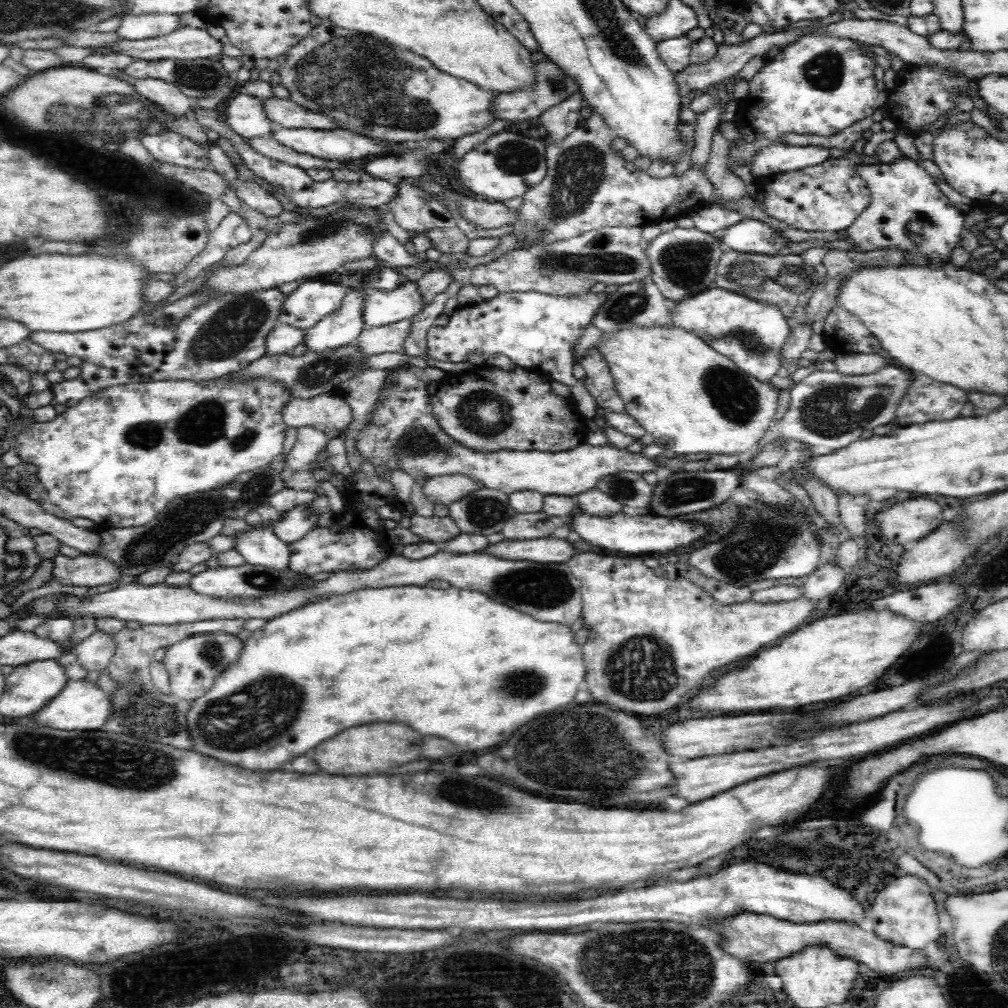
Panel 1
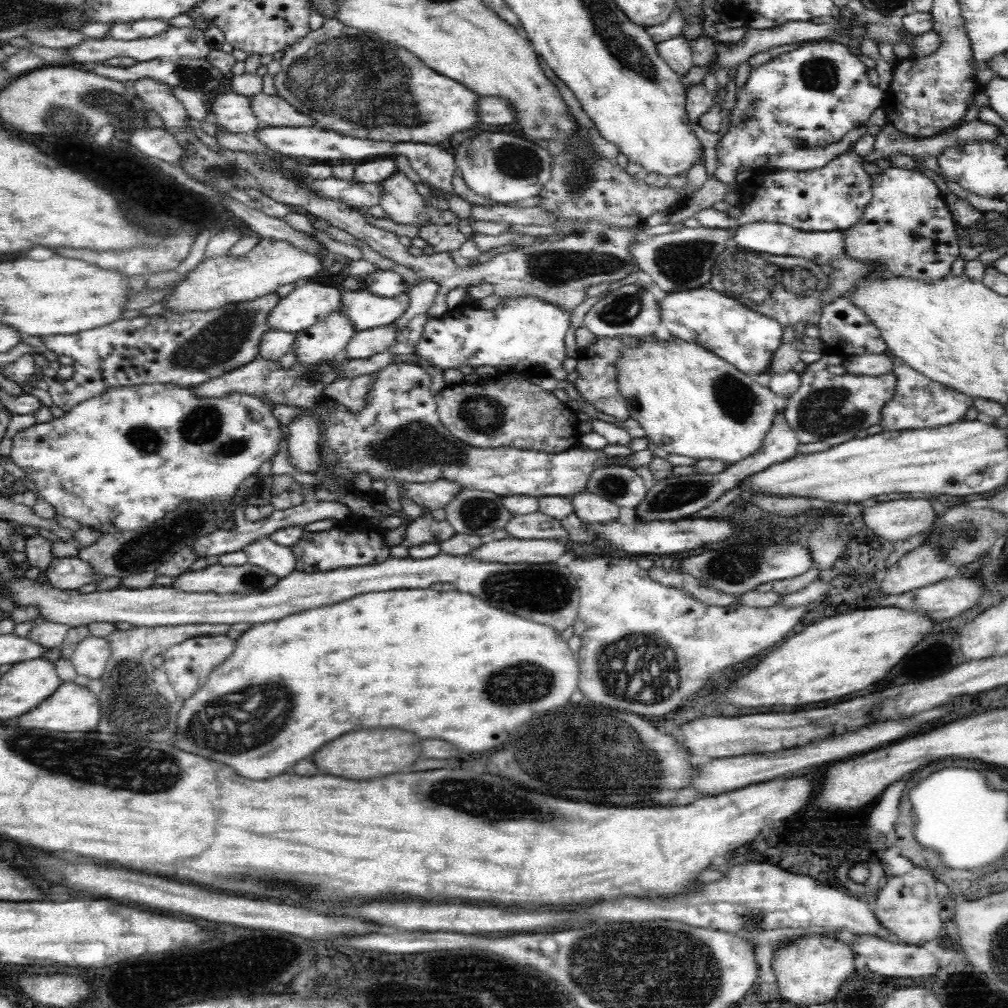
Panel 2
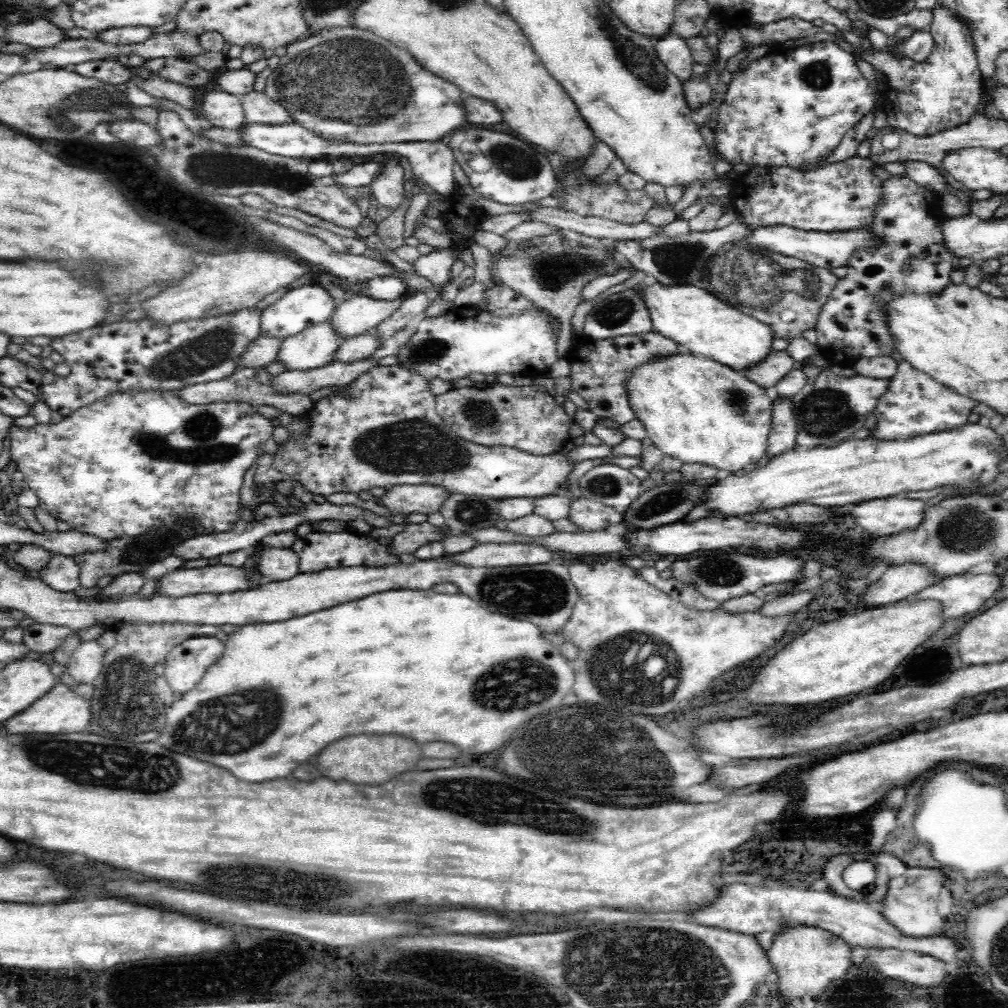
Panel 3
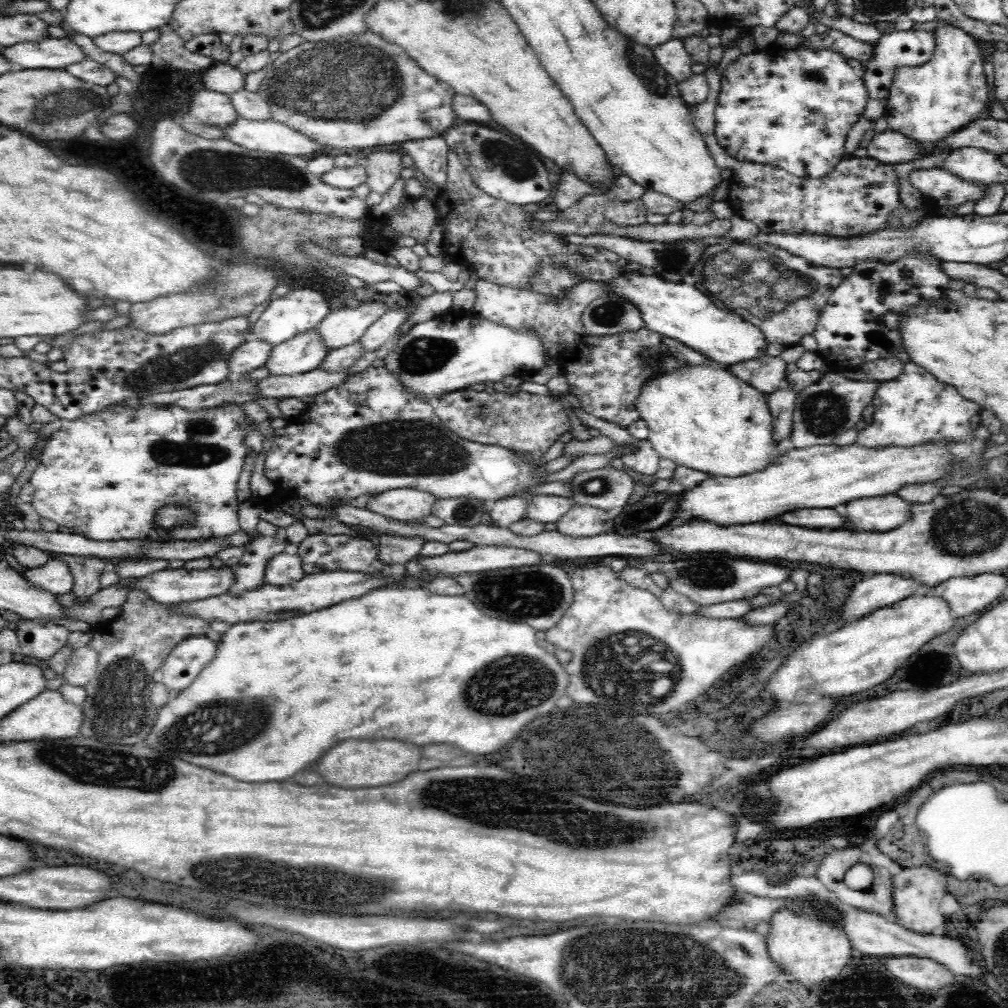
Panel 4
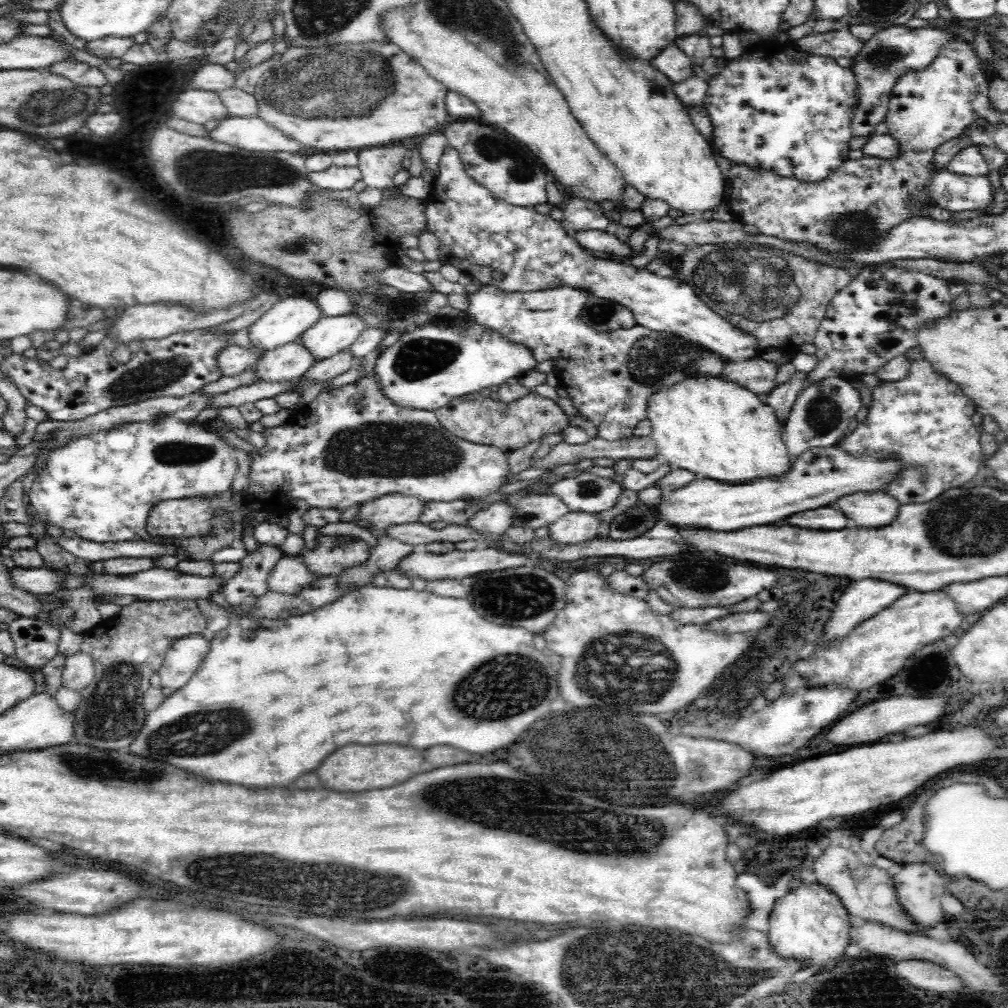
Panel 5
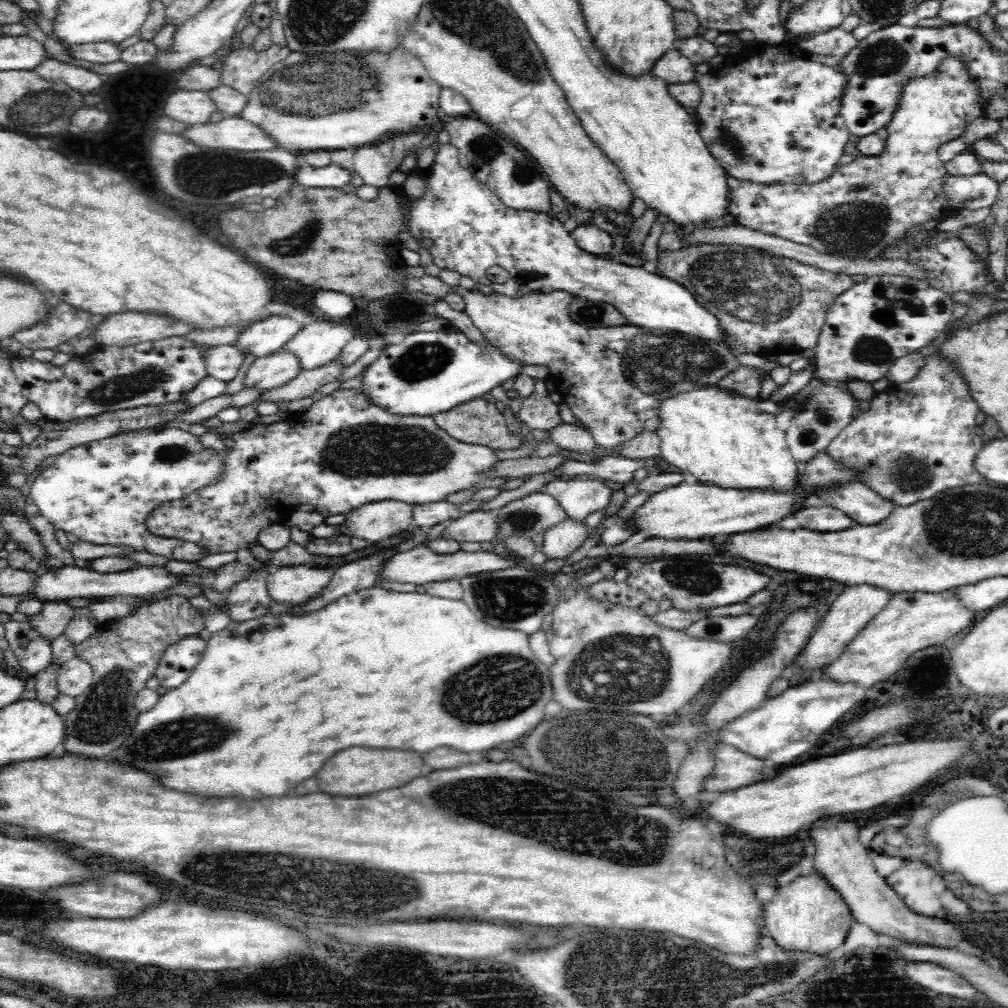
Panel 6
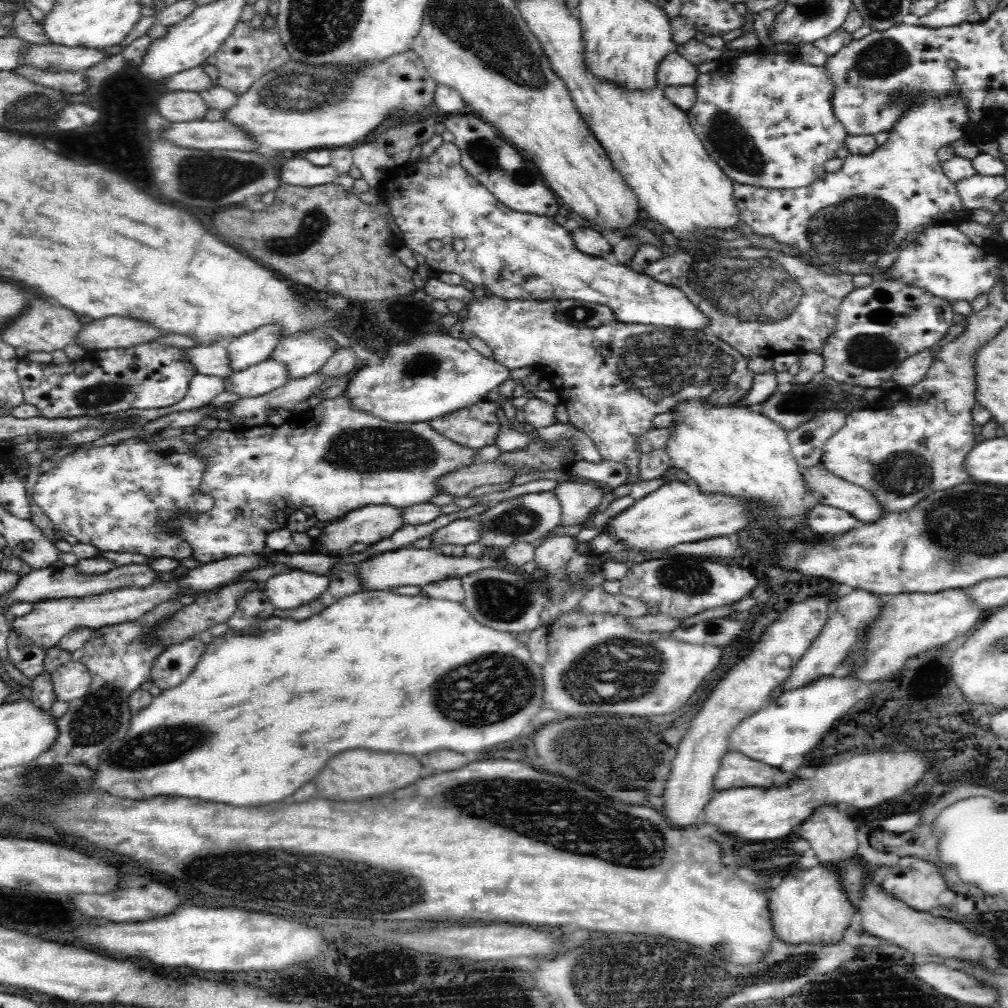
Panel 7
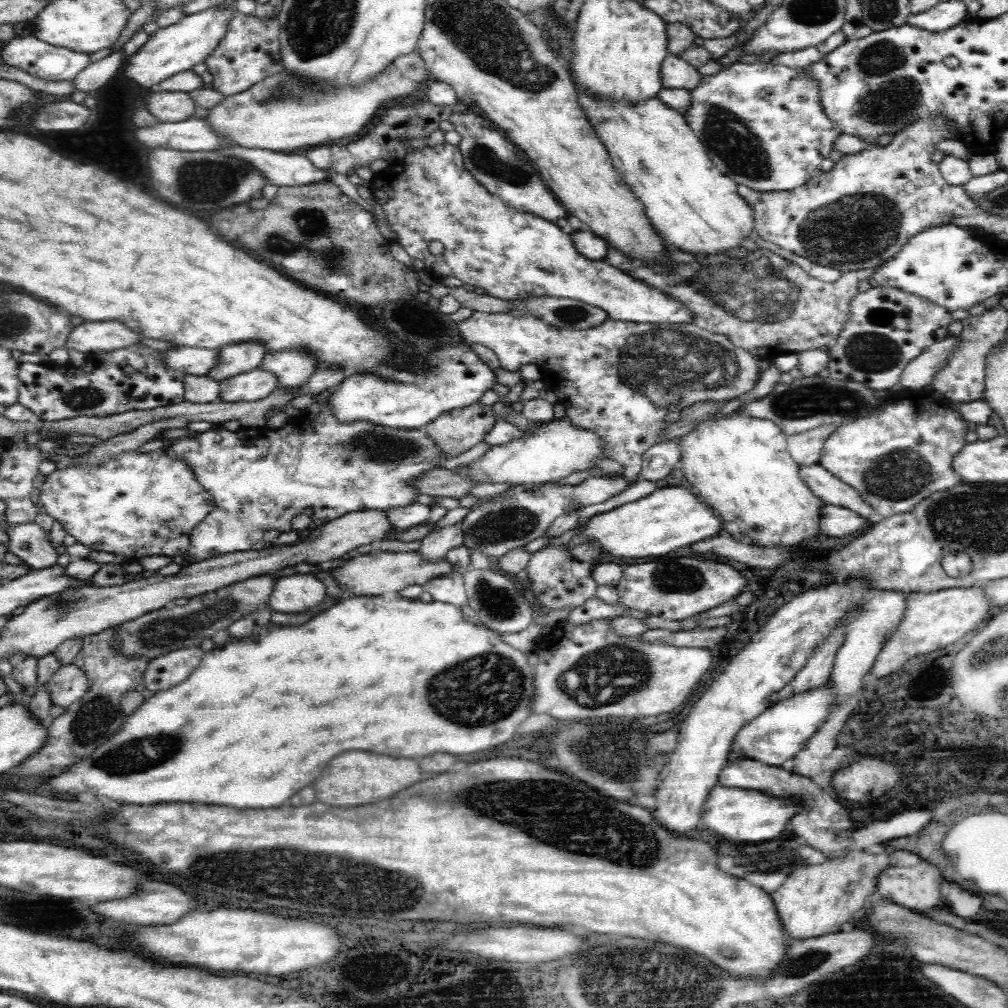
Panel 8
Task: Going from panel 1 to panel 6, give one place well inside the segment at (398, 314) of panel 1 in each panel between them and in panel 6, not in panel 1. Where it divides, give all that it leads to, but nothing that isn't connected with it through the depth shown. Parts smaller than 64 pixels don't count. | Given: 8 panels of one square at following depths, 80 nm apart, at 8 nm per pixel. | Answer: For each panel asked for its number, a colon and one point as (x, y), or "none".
2: (365, 311)
3: (358, 315)
4: (341, 328)
5: (328, 336)
6: (314, 345)

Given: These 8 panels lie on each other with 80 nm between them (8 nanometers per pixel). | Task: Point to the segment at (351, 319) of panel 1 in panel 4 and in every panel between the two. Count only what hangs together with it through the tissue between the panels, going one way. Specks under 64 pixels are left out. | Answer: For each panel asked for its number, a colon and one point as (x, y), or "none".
2: (324, 341)
3: (312, 348)
4: (301, 354)

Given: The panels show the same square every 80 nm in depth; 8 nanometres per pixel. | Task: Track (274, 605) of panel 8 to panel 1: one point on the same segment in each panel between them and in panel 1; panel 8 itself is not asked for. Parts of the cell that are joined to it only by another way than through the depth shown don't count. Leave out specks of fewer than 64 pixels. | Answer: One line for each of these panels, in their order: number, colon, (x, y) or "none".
1: (260, 547)
2: (264, 553)
3: (274, 564)
4: (284, 568)
5: (289, 575)
6: (291, 585)
7: (287, 590)

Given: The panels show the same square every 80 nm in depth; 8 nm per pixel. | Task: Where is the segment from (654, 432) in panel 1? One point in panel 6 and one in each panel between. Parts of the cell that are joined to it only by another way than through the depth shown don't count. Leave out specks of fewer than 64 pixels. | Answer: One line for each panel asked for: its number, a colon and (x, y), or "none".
2: (690, 402)
3: (695, 409)
4: (704, 418)
5: (708, 425)
6: (718, 438)

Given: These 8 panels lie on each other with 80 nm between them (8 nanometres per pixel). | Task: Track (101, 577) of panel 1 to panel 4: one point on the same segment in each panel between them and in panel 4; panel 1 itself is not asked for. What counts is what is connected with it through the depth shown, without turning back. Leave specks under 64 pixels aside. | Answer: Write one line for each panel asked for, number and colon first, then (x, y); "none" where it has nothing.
2: (65, 573)
3: (61, 573)
4: (55, 577)

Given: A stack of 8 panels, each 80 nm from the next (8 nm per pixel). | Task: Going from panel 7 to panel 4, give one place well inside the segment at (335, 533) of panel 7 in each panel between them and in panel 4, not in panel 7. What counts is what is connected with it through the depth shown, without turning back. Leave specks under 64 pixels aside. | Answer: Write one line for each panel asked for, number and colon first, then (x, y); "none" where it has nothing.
4: (404, 504)
5: (377, 515)
6: (372, 522)

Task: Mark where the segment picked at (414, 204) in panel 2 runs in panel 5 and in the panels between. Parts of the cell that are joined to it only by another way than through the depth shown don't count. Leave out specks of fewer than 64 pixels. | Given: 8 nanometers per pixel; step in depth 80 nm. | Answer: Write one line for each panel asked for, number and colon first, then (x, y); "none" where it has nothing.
3: (387, 186)
4: (383, 169)
5: (378, 166)

